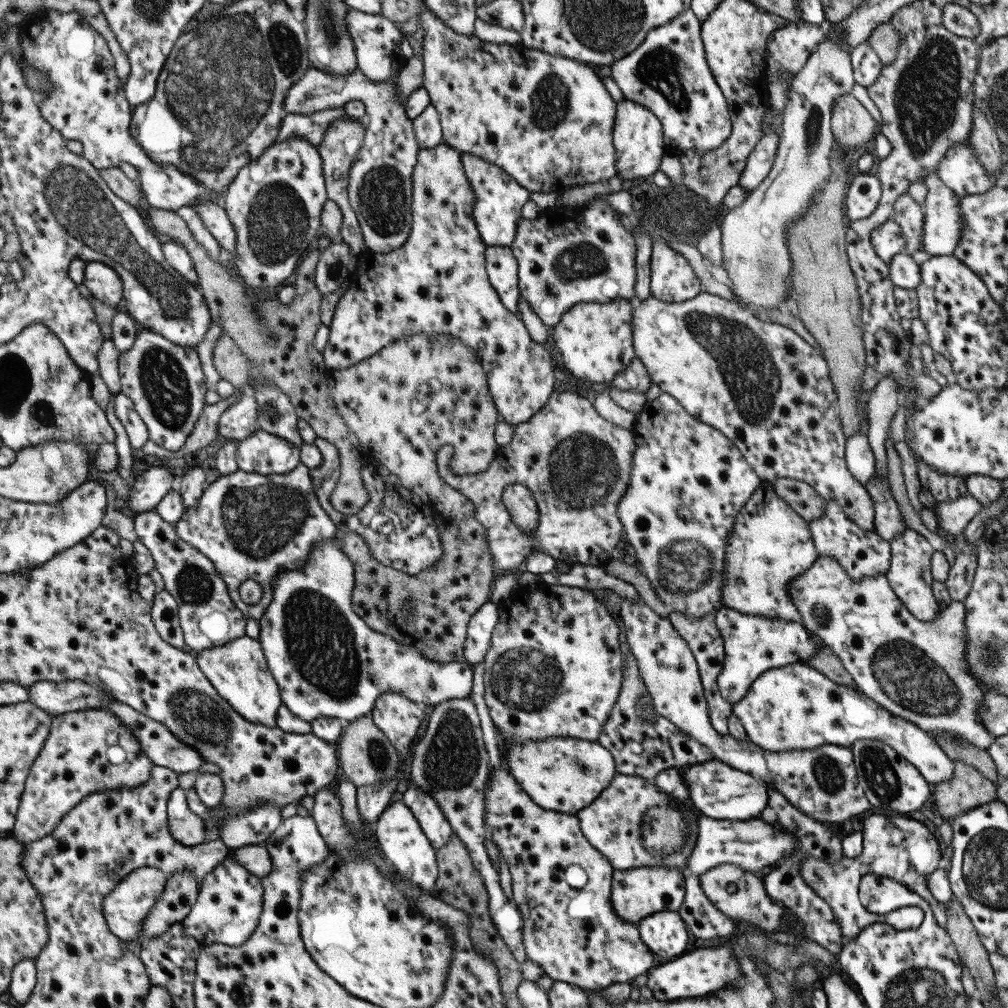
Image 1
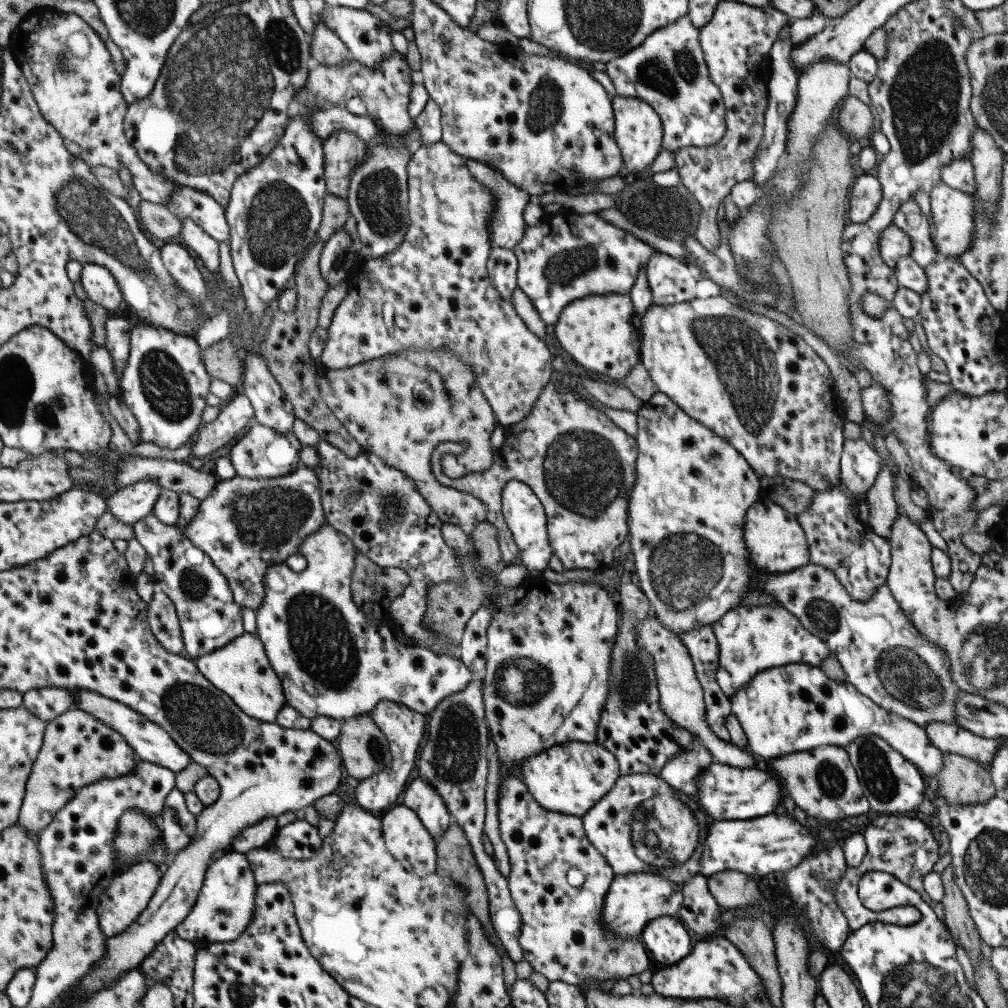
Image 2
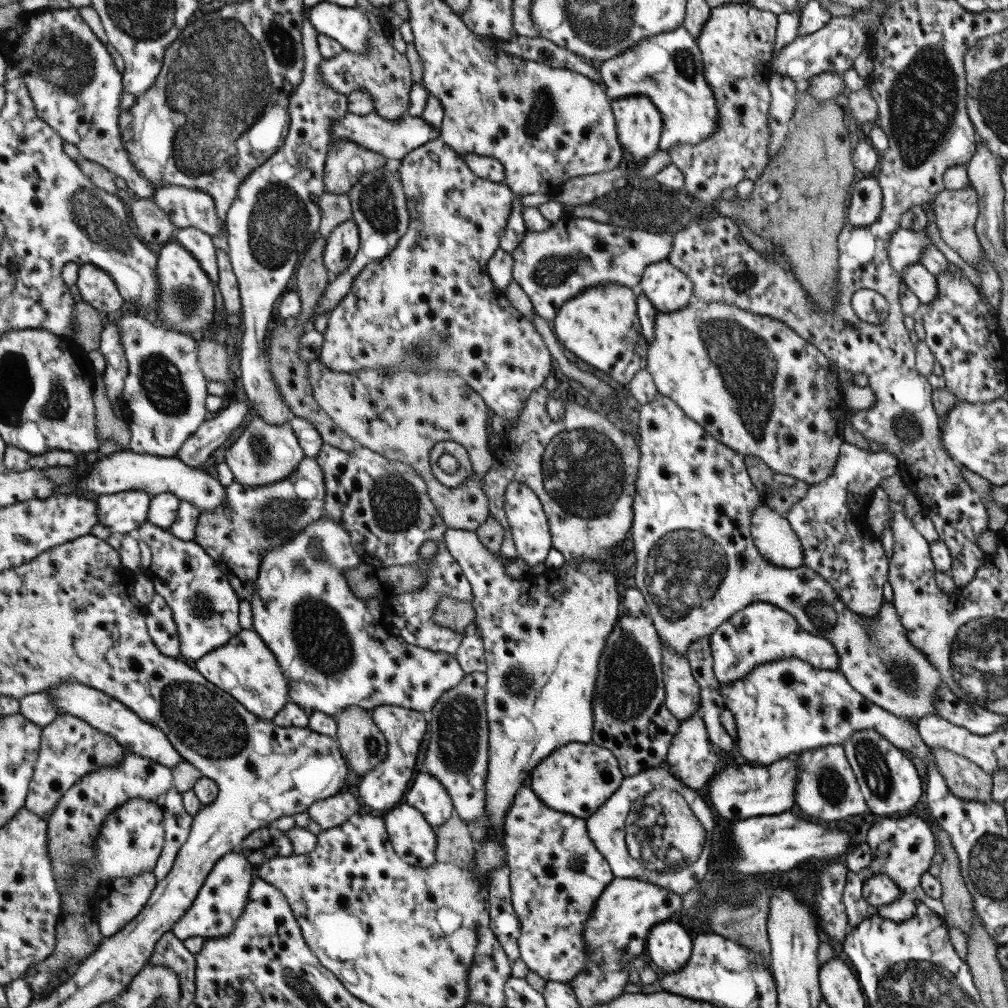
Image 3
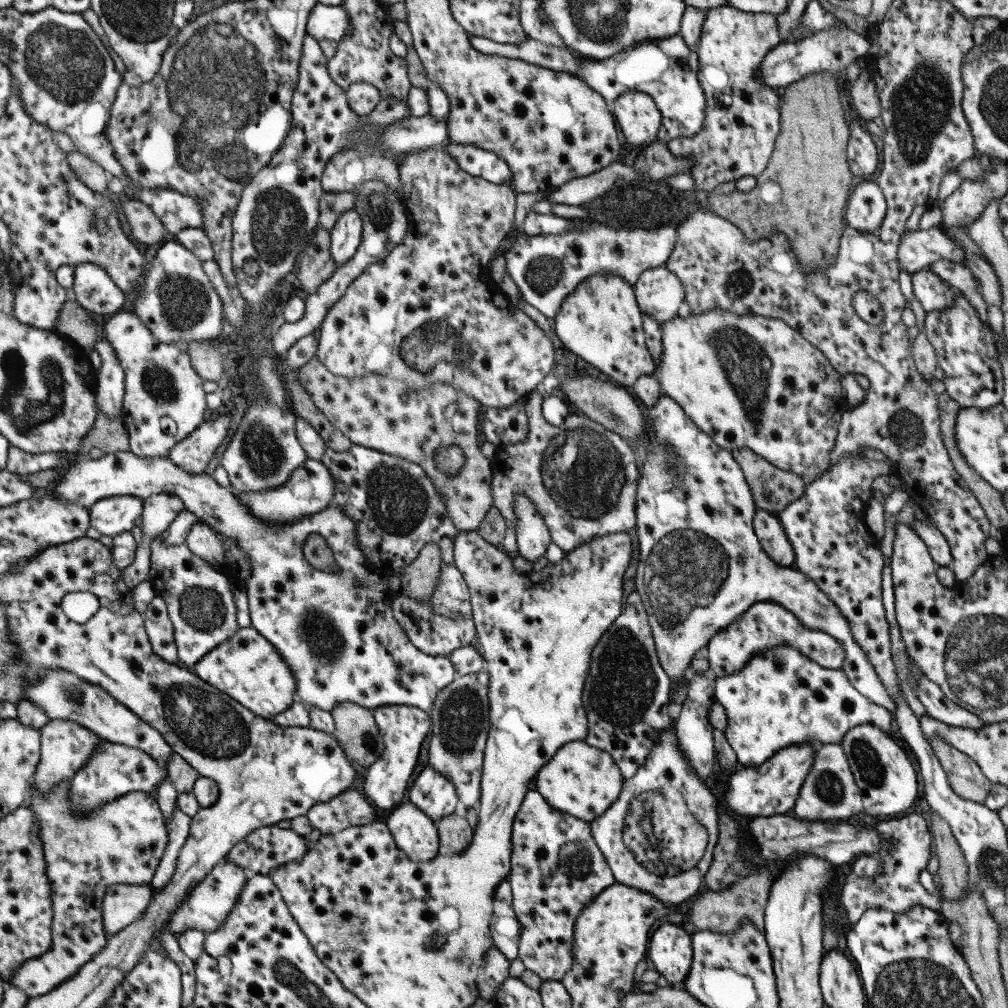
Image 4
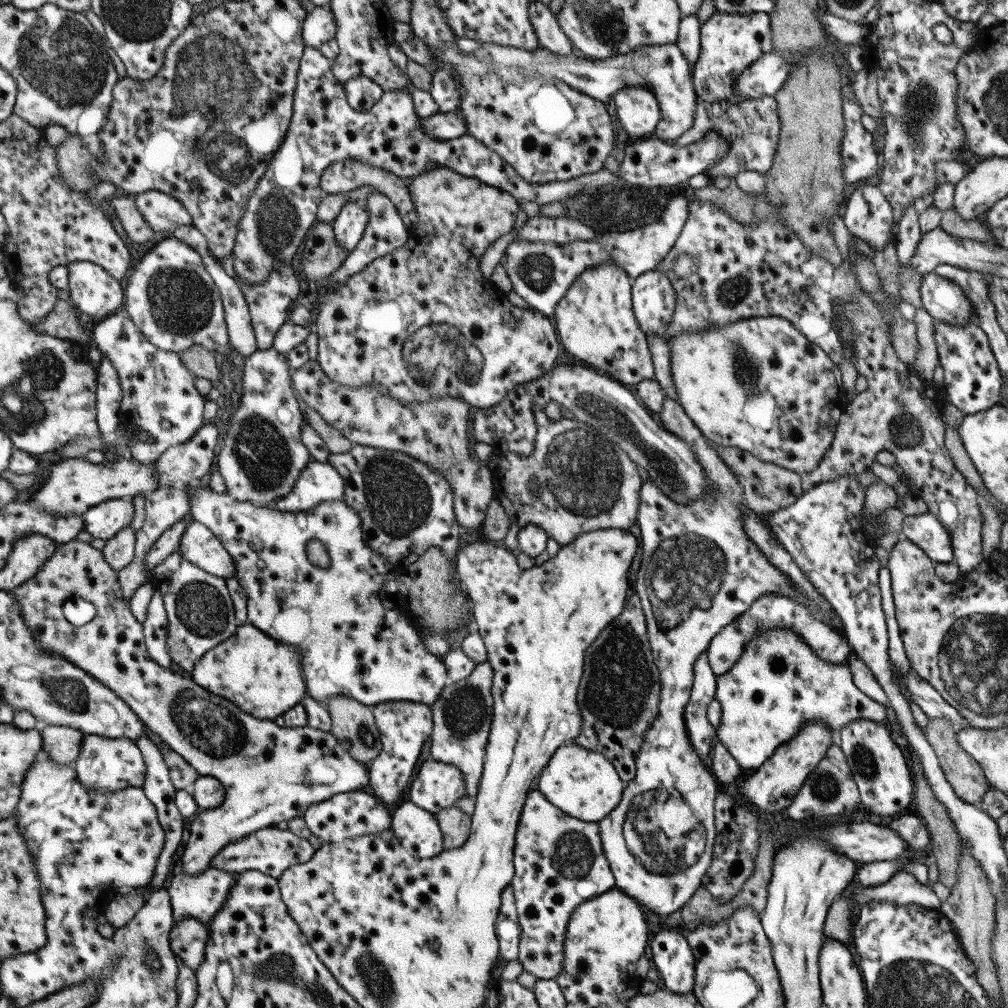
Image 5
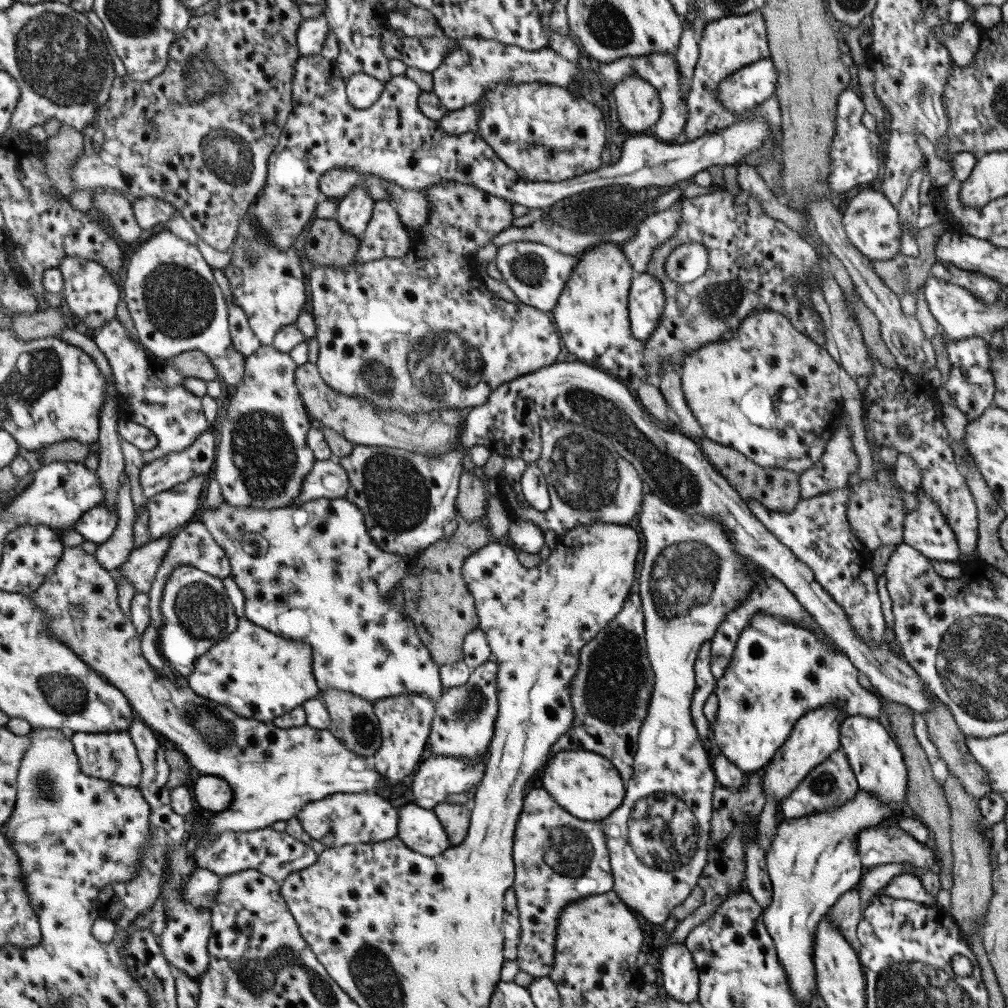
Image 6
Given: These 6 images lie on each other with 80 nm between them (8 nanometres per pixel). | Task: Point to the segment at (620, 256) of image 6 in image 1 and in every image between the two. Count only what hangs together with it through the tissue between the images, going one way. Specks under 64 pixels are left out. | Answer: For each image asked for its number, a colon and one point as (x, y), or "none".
1: (594, 339)
2: (601, 333)
3: (599, 326)
4: (599, 321)
5: (594, 321)

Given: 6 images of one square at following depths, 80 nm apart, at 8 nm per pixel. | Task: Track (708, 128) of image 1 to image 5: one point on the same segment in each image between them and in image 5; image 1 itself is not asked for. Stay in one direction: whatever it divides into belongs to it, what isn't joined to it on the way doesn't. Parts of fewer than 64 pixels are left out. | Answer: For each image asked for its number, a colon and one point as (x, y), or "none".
2: (667, 70)
3: (666, 68)
4: (667, 71)
5: (662, 69)

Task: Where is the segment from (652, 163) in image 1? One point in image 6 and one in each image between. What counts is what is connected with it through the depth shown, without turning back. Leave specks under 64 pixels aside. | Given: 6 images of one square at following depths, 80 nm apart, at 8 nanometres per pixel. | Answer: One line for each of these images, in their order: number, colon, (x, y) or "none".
2: (637, 132)
3: (638, 125)
4: (638, 118)
5: (637, 110)
6: (638, 107)

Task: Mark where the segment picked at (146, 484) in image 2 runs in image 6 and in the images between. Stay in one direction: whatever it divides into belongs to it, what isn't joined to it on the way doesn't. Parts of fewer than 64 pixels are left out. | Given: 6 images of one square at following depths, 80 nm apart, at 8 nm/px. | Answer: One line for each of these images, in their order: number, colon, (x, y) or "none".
3: (124, 512)
4: (111, 516)
5: (103, 520)
6: (95, 525)

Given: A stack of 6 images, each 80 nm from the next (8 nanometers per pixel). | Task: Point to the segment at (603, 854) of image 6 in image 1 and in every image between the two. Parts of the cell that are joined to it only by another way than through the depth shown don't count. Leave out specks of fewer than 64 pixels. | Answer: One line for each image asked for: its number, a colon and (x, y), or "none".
1: (572, 934)
2: (561, 936)
3: (556, 874)
4: (556, 868)
5: (558, 862)

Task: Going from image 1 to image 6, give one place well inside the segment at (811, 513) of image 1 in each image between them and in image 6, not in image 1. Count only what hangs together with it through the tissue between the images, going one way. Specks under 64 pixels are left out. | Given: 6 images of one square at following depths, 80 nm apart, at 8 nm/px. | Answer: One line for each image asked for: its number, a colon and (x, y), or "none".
2: (792, 496)
3: (778, 492)
4: (773, 489)
5: (766, 487)
6: (775, 489)

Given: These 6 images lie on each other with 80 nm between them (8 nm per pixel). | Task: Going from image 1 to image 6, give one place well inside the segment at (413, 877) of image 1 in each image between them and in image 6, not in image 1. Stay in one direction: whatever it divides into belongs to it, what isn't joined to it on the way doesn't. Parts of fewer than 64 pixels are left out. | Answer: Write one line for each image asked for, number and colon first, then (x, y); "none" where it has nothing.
2: (405, 838)
3: (412, 839)
4: (414, 833)
5: (417, 830)
6: (419, 829)

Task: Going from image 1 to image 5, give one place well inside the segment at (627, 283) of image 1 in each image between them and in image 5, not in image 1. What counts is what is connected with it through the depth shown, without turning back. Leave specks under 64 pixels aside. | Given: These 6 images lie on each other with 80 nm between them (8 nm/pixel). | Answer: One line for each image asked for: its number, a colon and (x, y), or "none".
2: (561, 260)
3: (552, 266)
4: (545, 268)
5: (540, 272)

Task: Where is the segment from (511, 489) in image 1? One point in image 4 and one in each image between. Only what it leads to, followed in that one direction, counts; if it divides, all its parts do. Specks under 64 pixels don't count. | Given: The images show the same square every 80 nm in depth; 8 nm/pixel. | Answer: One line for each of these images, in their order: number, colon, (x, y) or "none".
2: (524, 516)
3: (528, 526)
4: (532, 536)

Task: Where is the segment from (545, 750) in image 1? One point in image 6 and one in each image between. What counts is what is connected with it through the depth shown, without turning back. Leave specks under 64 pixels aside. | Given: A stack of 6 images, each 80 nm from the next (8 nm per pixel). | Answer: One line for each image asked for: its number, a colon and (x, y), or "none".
2: (569, 778)
3: (577, 778)
4: (580, 780)
5: (583, 784)
6: (584, 784)

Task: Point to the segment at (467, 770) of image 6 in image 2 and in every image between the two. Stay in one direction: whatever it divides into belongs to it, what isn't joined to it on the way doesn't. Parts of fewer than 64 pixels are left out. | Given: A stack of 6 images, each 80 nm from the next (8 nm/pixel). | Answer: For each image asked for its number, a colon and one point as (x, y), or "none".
2: (419, 796)
3: (426, 793)
4: (431, 792)
5: (435, 786)

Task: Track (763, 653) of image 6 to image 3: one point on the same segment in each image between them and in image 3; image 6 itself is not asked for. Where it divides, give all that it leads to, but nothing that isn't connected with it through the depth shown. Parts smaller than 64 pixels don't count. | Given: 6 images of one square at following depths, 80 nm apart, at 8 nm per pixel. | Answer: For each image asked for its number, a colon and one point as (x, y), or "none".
3: (780, 708)
4: (778, 698)
5: (777, 683)

